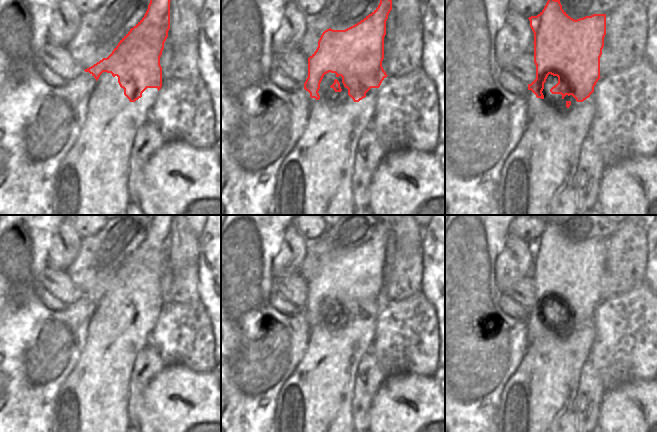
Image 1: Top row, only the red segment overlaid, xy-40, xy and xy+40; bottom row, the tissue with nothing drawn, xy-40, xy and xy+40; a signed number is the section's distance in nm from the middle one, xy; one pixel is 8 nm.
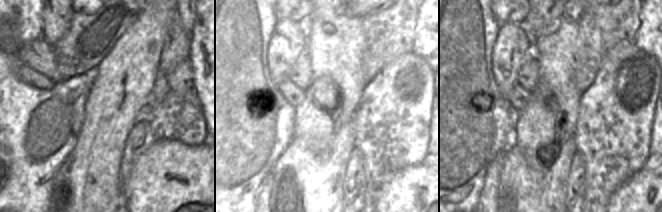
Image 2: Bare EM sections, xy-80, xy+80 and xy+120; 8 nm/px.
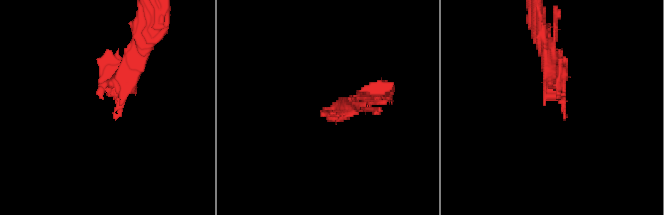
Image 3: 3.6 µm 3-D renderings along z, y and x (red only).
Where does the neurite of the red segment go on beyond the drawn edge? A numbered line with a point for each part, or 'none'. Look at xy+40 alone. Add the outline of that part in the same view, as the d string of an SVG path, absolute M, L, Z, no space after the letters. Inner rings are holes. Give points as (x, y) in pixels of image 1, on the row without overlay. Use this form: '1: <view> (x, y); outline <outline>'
1: xy+40 (551, 304); outline M549 298L546 303L546 306L544 307L544 313L542 315L542 317L544 319L544 324L547 324L549 322L548 317L550 316L550 313L553 310L555 310L557 307L558 307L558 301Z

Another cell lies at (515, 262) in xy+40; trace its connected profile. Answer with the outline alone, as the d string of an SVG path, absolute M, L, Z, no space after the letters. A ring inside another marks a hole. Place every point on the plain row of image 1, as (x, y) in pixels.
M508 234L504 249L496 259L496 285L500 294L531 274L533 266L534 257L529 243Z

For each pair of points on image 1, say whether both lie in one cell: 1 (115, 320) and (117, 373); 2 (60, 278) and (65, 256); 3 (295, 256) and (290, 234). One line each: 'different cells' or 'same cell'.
1: same cell
2: different cells
3: same cell

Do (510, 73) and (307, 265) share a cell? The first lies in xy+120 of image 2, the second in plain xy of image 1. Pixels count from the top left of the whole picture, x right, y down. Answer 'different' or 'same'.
different

